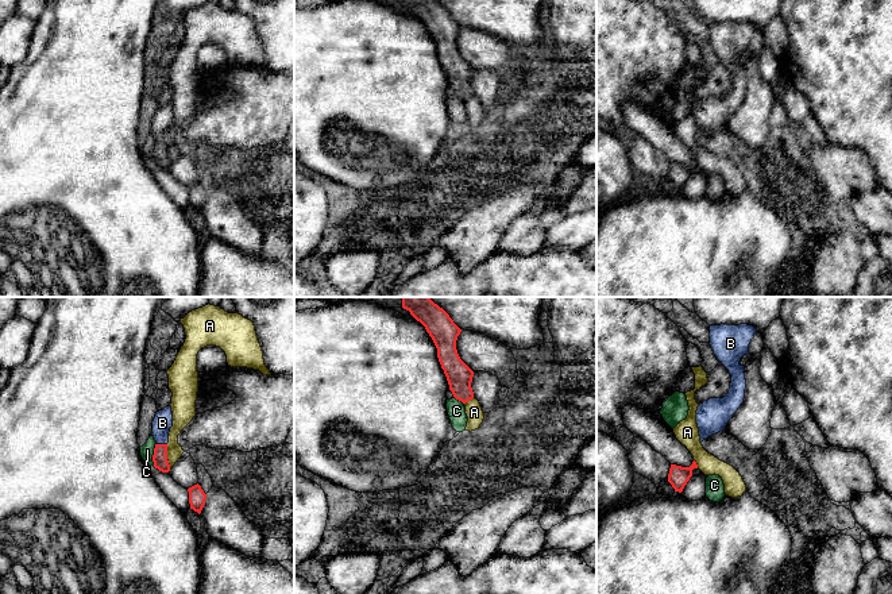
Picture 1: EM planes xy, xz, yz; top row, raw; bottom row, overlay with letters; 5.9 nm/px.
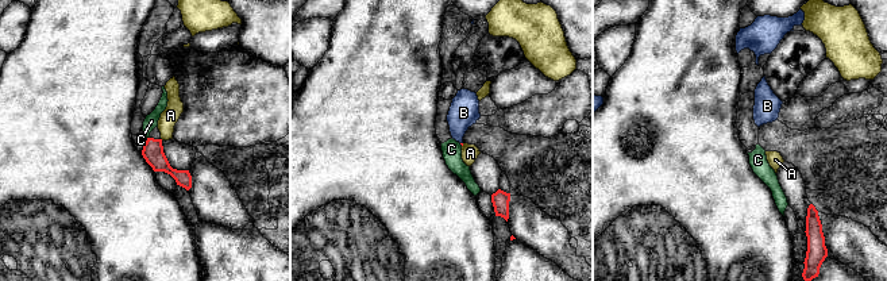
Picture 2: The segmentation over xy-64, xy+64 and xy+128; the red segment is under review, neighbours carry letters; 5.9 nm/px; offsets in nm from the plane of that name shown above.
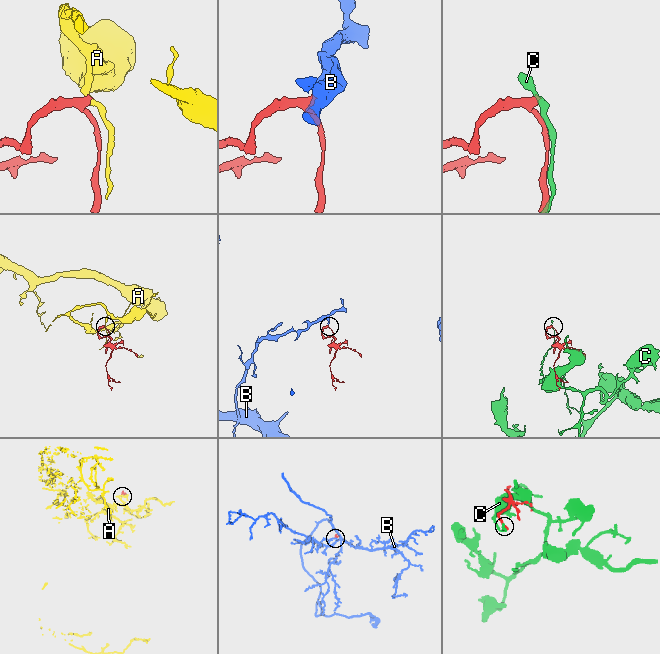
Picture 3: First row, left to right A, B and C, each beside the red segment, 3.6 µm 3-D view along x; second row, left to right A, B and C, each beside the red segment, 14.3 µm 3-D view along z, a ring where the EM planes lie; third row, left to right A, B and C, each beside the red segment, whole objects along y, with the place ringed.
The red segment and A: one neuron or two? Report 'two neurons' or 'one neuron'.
two neurons

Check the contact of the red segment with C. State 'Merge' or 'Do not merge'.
Do not merge

